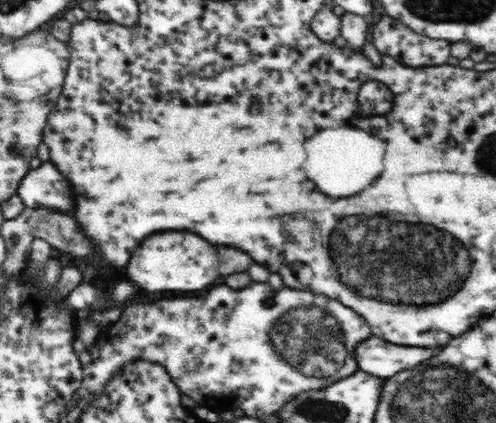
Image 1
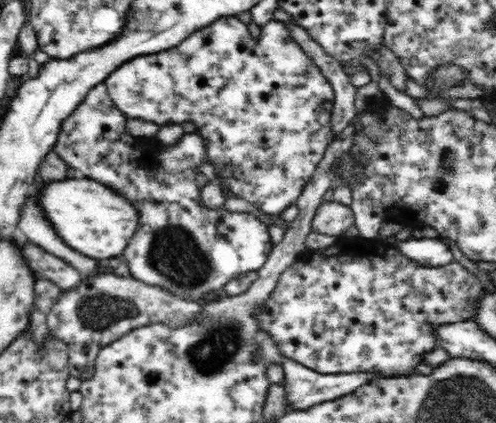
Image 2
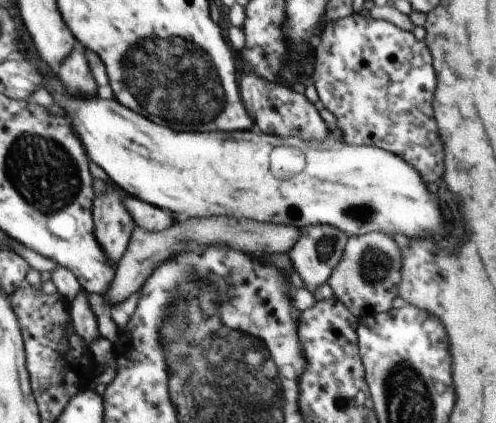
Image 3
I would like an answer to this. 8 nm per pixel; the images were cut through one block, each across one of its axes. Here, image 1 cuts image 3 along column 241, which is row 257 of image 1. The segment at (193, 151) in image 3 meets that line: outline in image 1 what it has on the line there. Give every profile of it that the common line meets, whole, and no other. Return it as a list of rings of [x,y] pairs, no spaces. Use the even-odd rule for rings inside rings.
[[[190,232],[152,234],[138,250],[134,250],[126,270],[128,276],[148,292],[202,290],[218,278],[218,252],[216,246]]]

